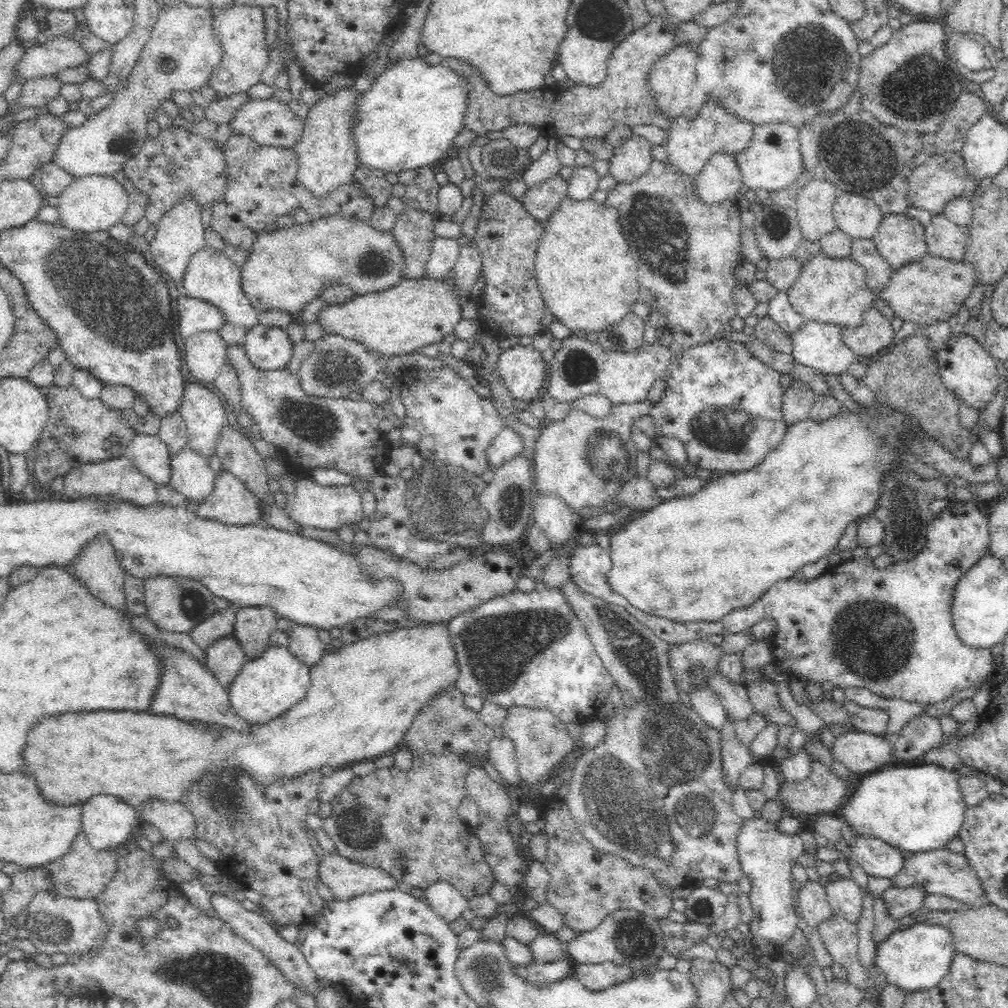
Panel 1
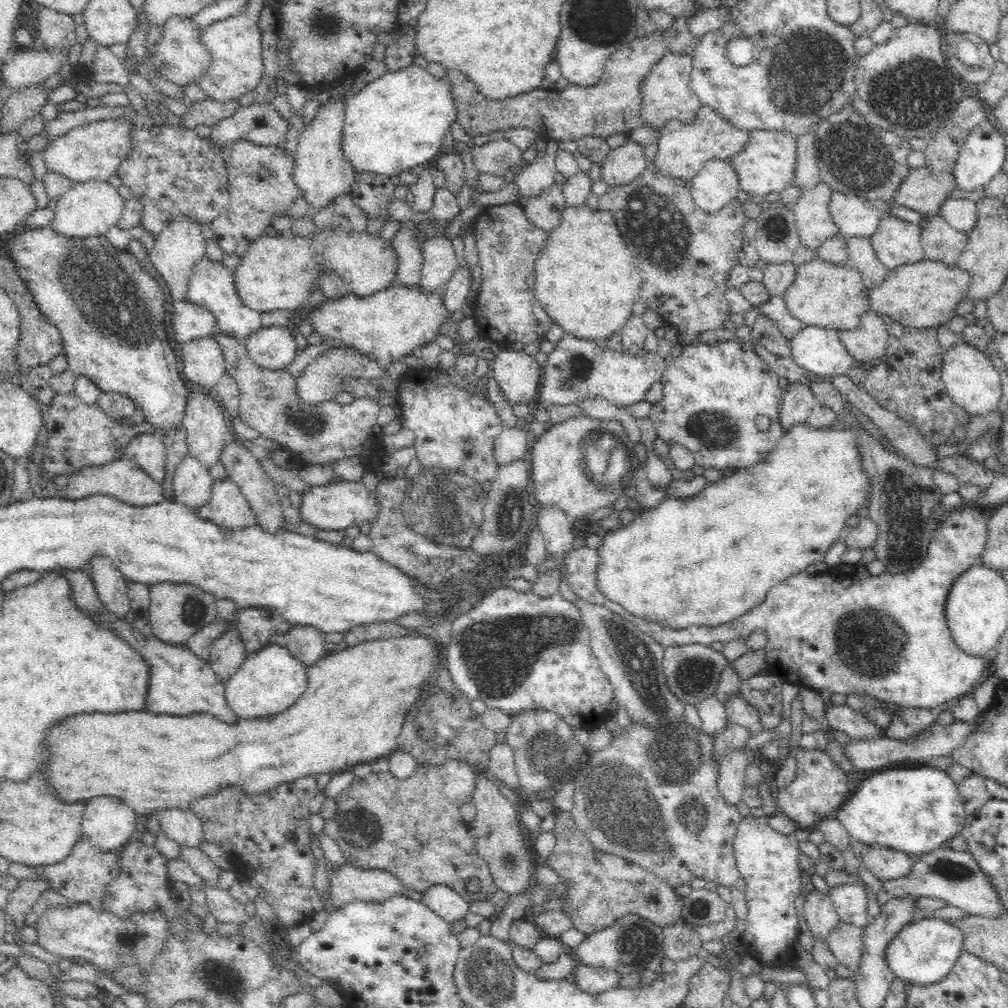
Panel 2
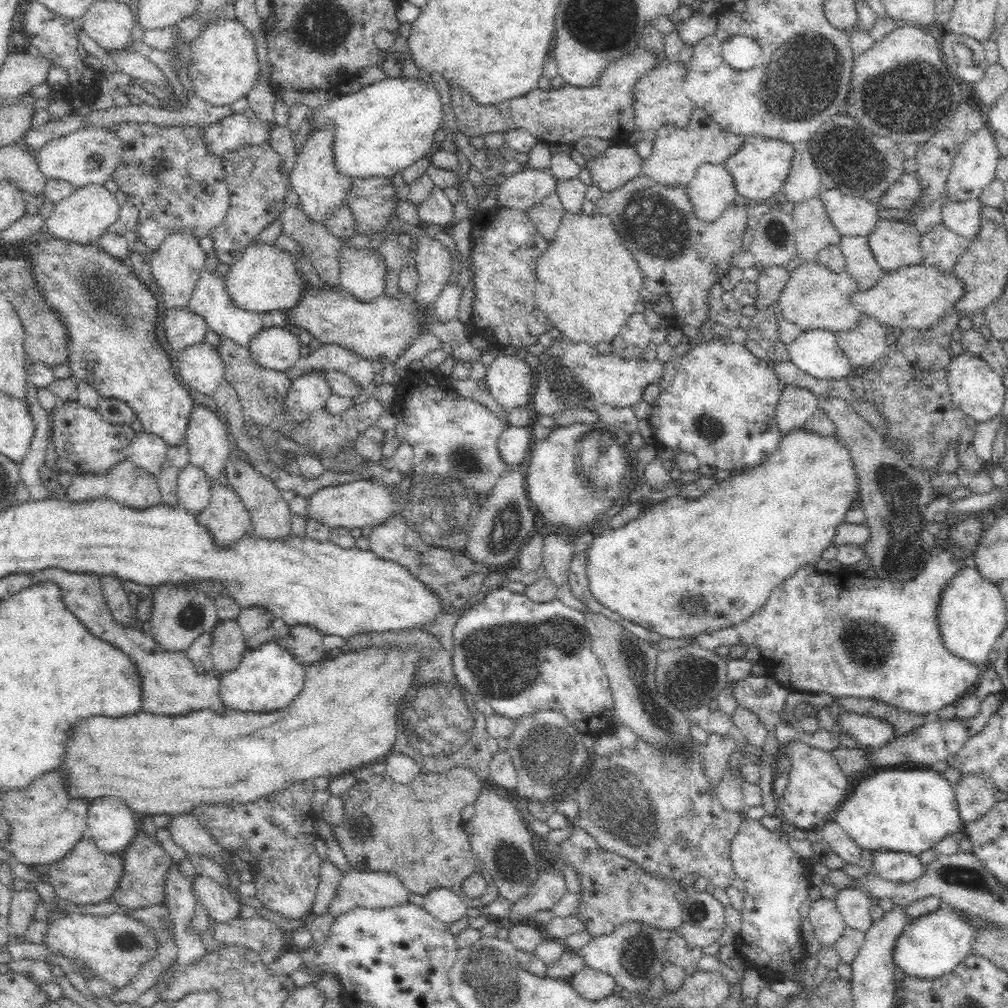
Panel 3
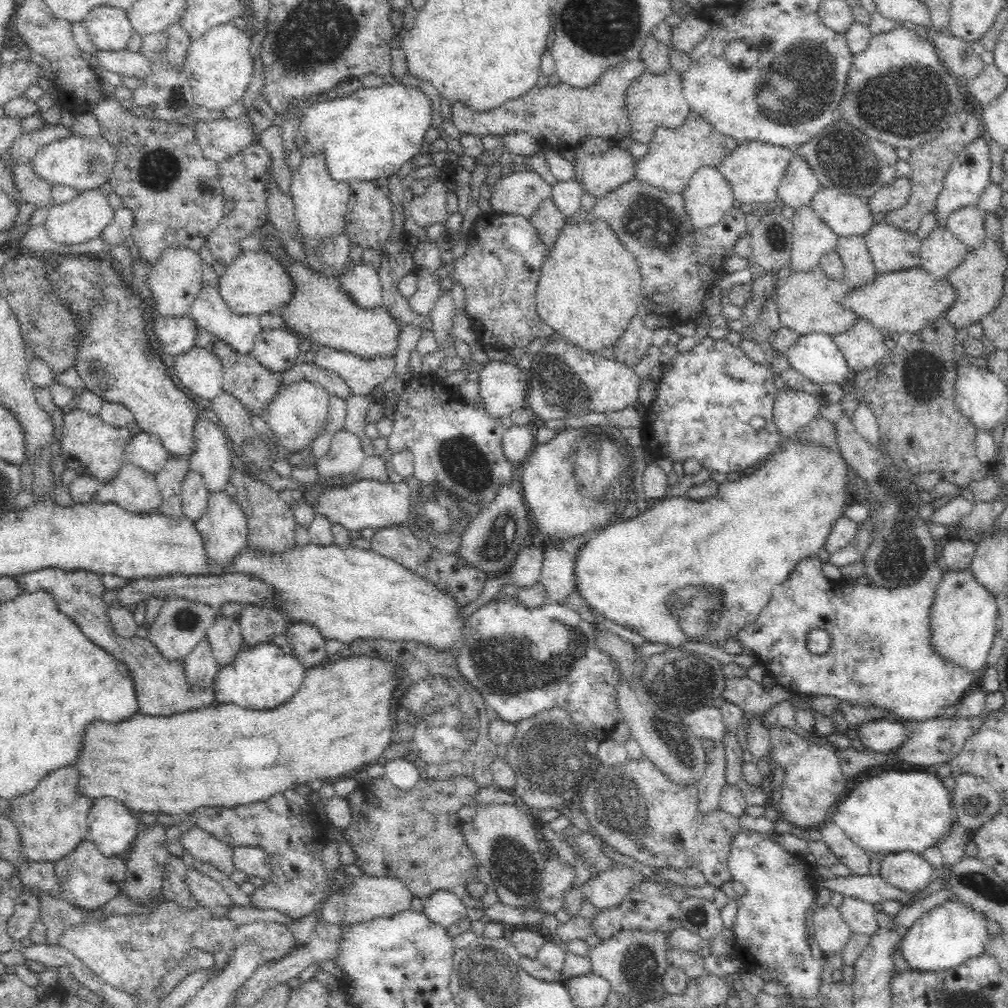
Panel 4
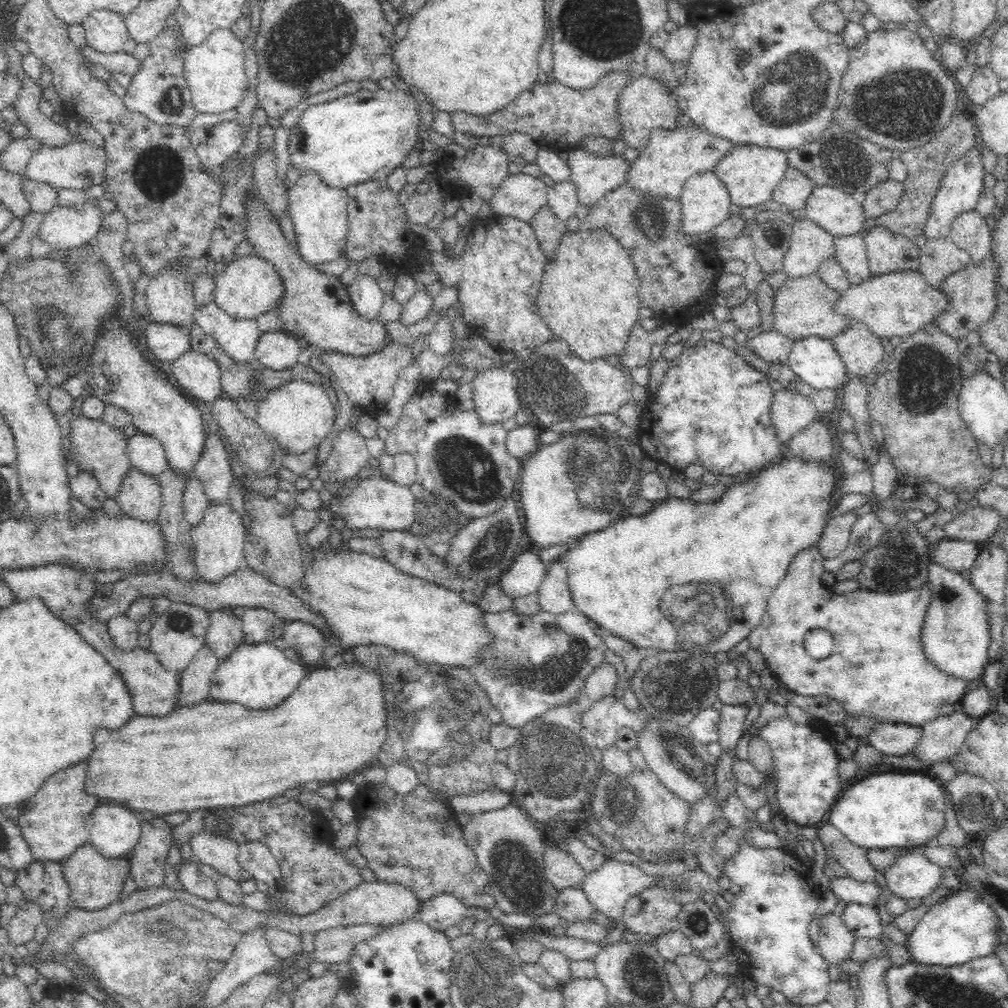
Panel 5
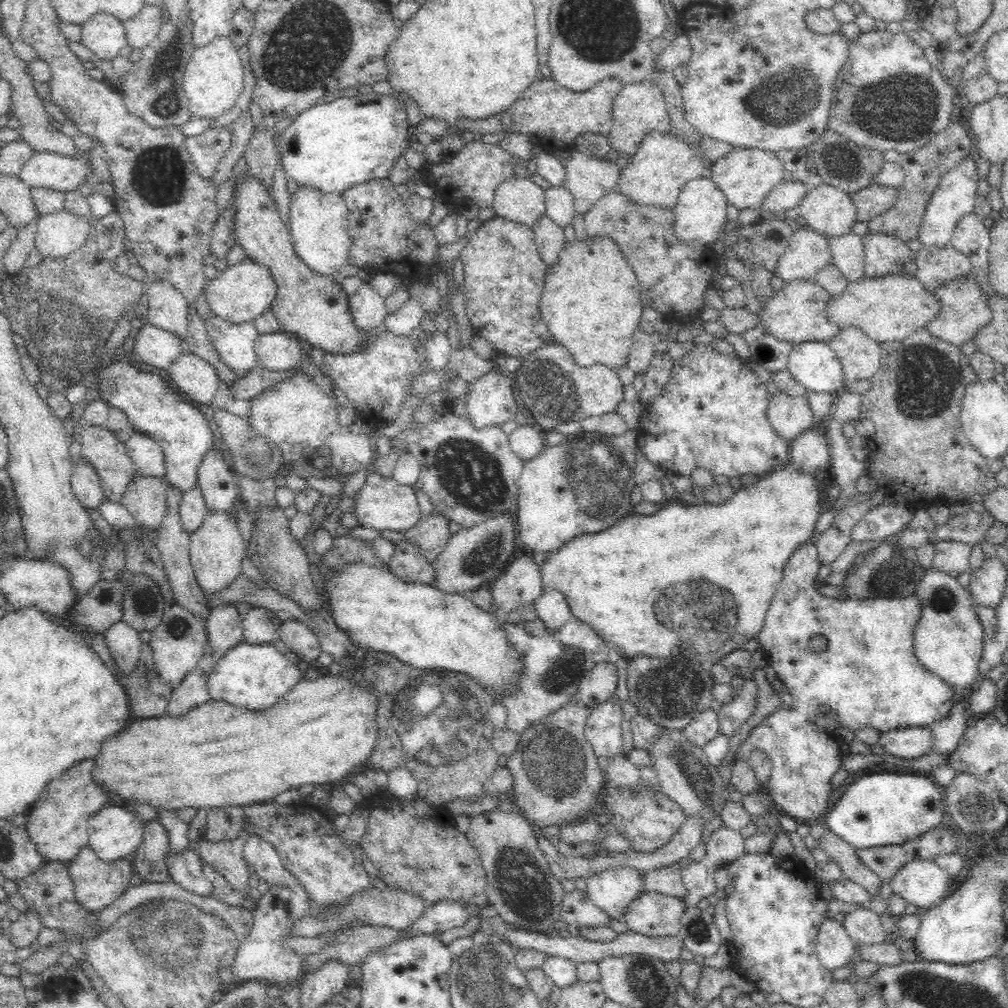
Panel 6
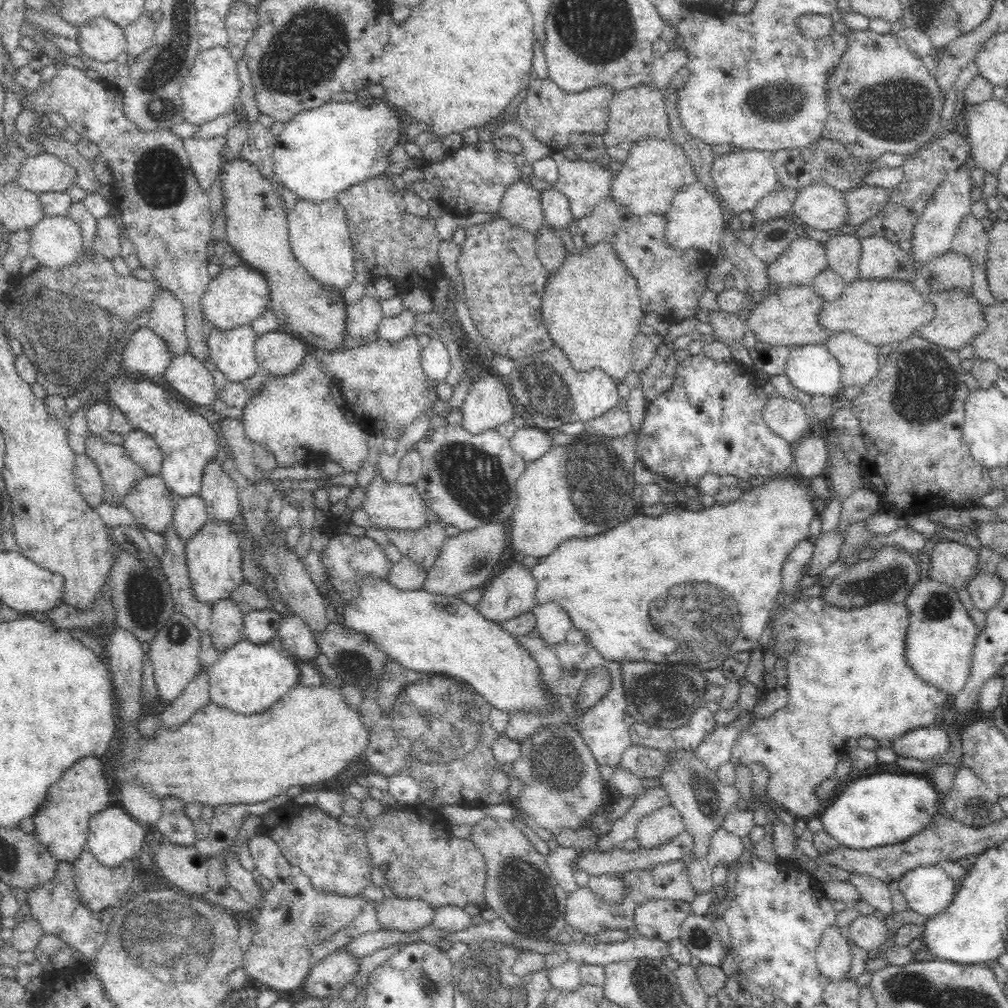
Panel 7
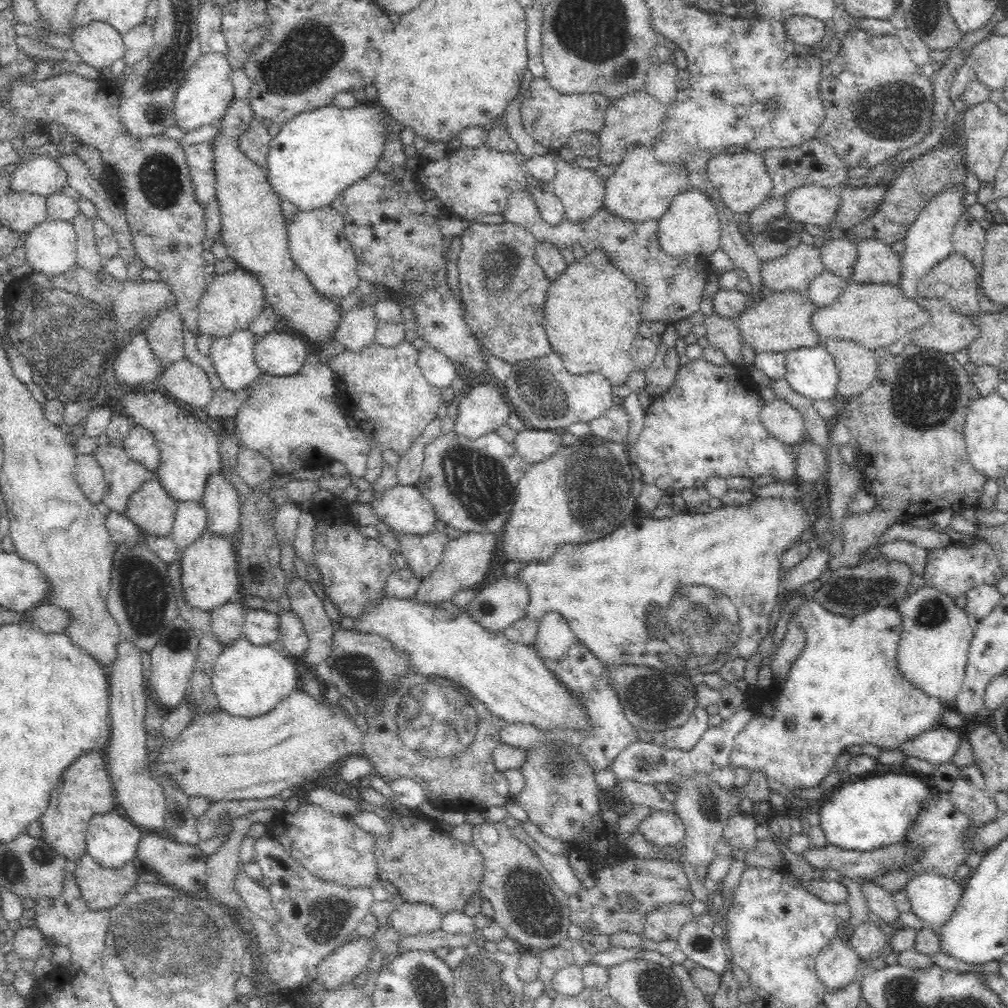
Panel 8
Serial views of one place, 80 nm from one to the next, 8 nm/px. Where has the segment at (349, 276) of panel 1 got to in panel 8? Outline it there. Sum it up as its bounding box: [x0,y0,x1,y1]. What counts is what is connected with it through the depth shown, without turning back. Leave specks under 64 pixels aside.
[198,269,378,352]

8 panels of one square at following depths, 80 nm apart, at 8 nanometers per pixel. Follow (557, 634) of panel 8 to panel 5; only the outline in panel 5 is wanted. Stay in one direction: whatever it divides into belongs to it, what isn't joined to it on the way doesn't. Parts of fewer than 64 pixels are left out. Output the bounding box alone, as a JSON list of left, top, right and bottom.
[539,562,572,614]

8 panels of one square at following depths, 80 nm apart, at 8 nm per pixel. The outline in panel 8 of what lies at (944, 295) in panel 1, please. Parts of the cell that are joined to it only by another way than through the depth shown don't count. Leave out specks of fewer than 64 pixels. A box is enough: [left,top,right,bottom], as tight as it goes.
[811,280,928,351]

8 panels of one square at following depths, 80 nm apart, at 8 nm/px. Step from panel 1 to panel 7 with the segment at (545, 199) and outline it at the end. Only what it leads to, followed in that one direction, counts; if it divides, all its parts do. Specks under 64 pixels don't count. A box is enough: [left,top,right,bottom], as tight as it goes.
[535,225,567,274]

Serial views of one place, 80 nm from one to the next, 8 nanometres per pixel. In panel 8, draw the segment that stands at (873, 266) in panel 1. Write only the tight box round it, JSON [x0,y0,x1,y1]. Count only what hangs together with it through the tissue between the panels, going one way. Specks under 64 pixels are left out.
[820,238,857,278]

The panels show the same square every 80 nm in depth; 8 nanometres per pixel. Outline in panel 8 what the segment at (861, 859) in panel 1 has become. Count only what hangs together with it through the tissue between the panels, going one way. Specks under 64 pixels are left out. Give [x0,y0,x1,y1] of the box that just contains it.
[902,872,963,928]

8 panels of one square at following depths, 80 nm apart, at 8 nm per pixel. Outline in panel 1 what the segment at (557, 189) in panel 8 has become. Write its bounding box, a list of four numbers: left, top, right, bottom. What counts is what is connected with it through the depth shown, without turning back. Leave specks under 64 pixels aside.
[609,134,654,183]

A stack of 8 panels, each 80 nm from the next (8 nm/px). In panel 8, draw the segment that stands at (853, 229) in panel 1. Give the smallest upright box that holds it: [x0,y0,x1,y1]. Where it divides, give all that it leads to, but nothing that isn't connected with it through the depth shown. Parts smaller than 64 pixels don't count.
[785,185,840,227]

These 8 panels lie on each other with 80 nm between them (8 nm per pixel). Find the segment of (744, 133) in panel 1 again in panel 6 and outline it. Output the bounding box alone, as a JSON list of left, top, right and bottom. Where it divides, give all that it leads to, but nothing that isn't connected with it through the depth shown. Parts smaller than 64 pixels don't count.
[616,130,733,207]

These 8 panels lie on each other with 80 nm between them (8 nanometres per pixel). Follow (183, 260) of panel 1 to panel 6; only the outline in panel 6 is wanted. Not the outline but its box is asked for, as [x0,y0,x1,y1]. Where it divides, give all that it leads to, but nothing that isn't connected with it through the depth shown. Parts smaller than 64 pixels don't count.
[147,281,190,339]

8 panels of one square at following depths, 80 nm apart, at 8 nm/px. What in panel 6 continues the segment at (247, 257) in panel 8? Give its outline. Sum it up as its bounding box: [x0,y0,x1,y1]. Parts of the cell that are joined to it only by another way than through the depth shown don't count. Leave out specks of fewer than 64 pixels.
[232,173,372,354]

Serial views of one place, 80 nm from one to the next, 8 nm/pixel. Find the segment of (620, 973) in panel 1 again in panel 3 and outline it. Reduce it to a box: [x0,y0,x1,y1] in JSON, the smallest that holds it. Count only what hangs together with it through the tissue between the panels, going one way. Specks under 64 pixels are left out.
[568,966,615,1001]

